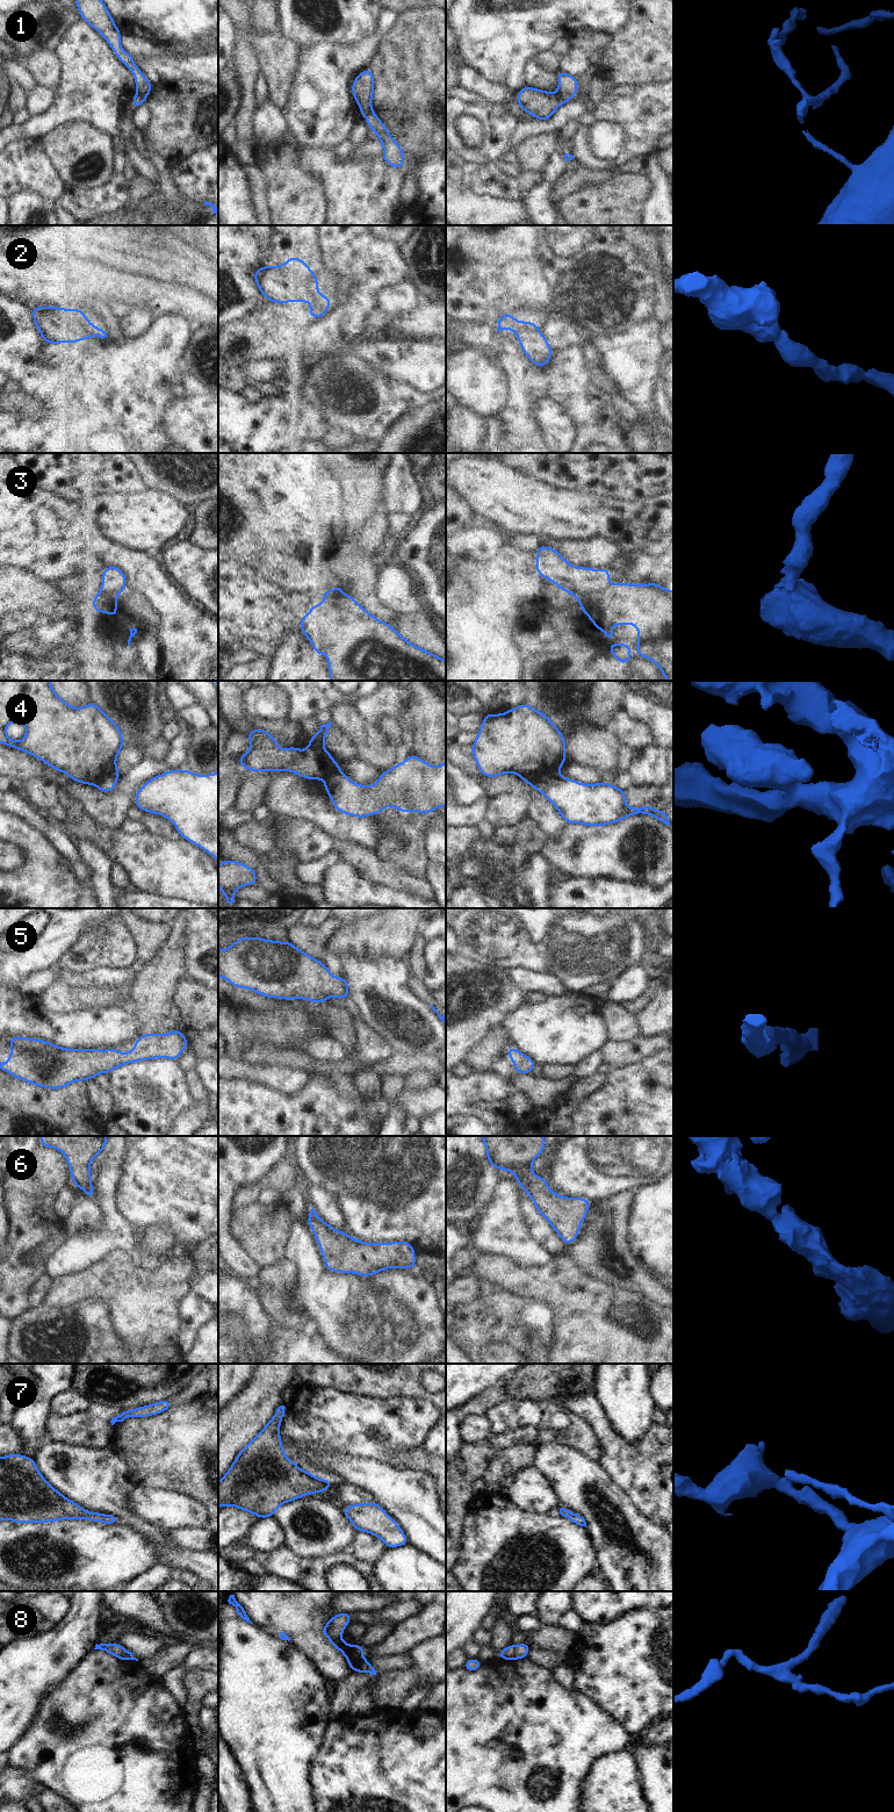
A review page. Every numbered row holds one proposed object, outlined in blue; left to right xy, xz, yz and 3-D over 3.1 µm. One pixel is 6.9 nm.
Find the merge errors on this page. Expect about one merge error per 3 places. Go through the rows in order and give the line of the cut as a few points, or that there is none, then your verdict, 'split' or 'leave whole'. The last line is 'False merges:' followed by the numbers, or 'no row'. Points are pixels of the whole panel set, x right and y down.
1: cut yz (557, 92), (564, 101); split
2: cut none; leave whole
3: cut yz (607, 587), (601, 591), (591, 592), (581, 603); split
4: cut yz (556, 770), (545, 773), (538, 779), (534, 788); split
5: cut none; leave whole
6: cut none; leave whole
7: cut none; leave whole
8: cut yz (516, 1646), (516, 1655), (513, 1658); split
False merges: 1, 3, 4, 8

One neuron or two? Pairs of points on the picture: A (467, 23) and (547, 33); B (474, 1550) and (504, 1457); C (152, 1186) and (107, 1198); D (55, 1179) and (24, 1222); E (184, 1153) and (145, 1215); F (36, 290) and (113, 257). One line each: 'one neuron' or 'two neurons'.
A: one neuron
B: two neurons
C: two neurons
D: one neuron
E: one neuron
F: two neurons

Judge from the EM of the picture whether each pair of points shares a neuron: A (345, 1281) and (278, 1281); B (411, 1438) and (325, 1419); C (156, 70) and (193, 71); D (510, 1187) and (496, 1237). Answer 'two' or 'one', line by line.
A: two
B: one
C: one
D: one

